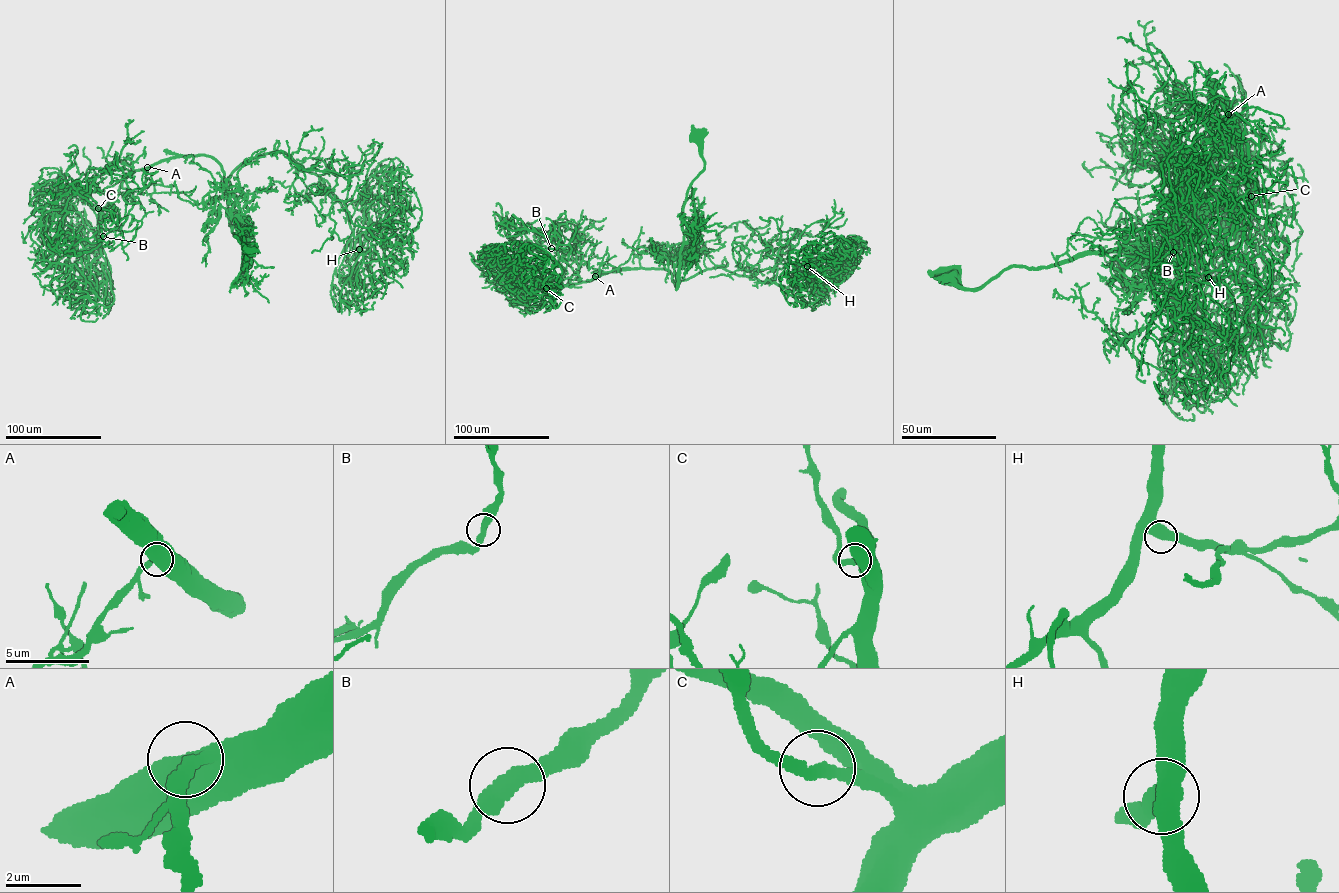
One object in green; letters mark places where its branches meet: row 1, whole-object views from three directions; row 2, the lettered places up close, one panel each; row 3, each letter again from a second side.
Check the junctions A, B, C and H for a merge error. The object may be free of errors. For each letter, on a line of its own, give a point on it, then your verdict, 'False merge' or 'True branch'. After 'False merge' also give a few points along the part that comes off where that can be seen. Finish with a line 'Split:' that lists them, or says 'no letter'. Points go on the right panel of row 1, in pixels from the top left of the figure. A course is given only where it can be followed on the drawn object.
A: Place: (1228, 114). True branch
B: Place: (1173, 252). True branch
C: Place: (1251, 196). True branch
H: Place: (1208, 277). True branch
Split: no letter

